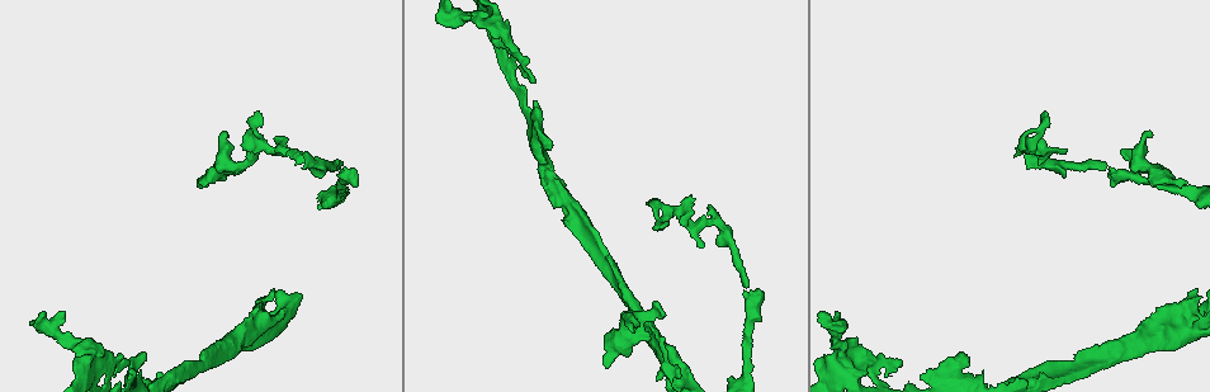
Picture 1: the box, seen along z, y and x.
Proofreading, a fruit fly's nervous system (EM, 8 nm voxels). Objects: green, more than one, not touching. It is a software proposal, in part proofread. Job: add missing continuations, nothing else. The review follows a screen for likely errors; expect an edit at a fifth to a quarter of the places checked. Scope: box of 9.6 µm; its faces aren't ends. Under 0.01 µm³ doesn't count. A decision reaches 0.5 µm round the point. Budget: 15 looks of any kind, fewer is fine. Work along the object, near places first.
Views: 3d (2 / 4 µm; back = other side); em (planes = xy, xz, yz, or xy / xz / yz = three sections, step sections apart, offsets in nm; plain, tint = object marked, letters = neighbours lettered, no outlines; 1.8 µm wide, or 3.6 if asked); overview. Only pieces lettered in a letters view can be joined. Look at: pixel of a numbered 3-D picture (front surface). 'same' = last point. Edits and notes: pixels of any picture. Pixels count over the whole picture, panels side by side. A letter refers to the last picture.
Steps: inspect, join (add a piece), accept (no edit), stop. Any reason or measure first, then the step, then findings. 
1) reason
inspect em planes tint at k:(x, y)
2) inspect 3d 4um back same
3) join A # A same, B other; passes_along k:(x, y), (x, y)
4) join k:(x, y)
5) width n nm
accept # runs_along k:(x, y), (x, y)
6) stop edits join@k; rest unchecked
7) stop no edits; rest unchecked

sharp bend
inspect em 3.6um xy step 16 tint at 1:(840, 355)

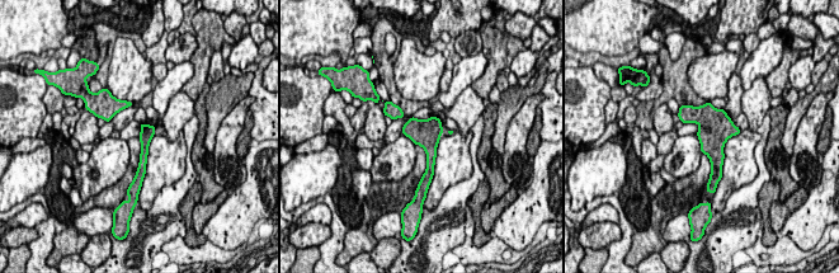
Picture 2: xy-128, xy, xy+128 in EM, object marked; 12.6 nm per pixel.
inspect em 3.6um planes letters same

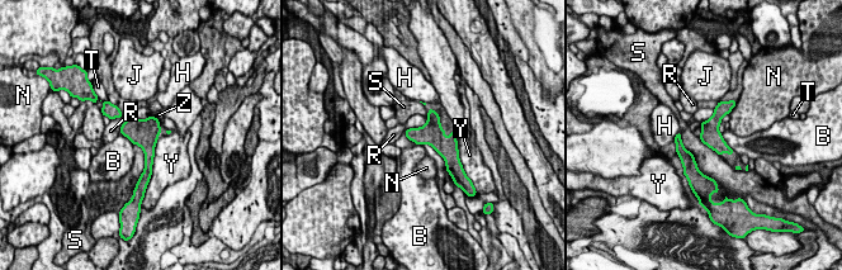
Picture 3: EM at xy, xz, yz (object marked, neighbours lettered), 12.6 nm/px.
width 260 nm
accept # B other, H other, J other, N other, R other, S other, T other, Y other, Z other; border 3:(680, 131), (682, 145), (706, 175); no lettered piece goes on from it

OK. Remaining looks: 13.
inspect em planes letters at 1:(127, 366)

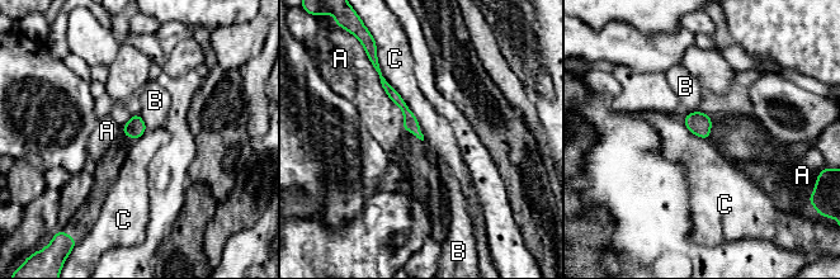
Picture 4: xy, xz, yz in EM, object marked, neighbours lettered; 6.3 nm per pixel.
width 100 nm
accept # A other, B other, C other; border 4:(377, 61), (424, 140); none of them fits

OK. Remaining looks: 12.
an open end
inspect em planes letters at 1:(680, 375)

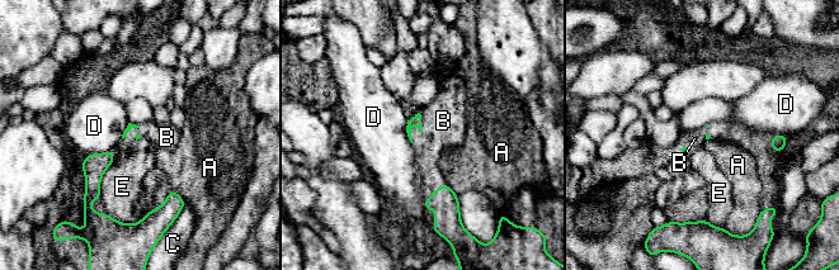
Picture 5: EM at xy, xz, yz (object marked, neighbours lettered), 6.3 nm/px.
join 5:(443, 121) # A other, B same, C other, D other, E other; passes_along 5:(416, 118), (420, 123), (443, 121); the neuron continues

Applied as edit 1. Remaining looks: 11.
inspect overview

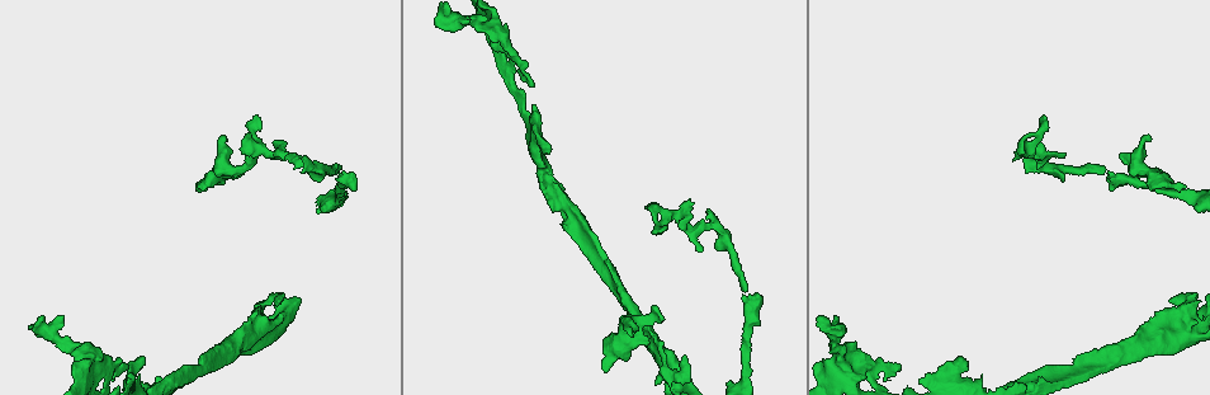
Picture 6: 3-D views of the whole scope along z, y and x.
sudden change in width
inspect em xz step 16 tint at 6:(341, 194)

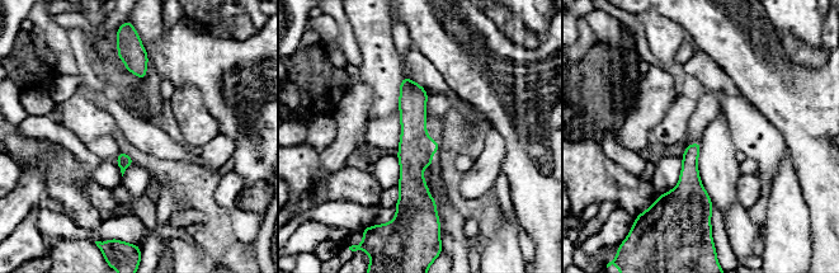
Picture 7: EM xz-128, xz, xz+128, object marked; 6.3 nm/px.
cut it another way
inspect em planes letters same

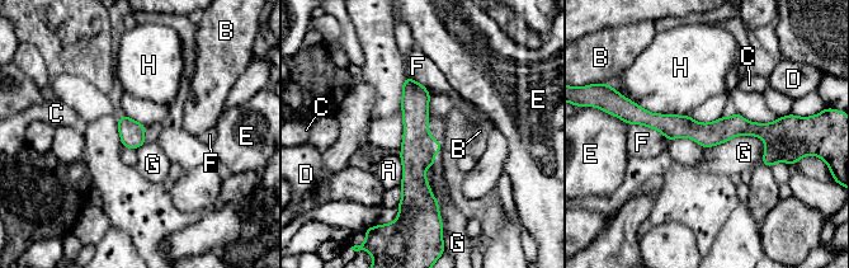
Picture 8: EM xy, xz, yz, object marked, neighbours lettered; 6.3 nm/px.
width 160 nm
accept # A other, B other, C other, D other, E other, F other, G other, H other; border 8:(765, 142), (737, 135), (704, 149); none of them fits

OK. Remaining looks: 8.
branch stops here
inspect em xz step 8 letters at 6:(1107, 171)

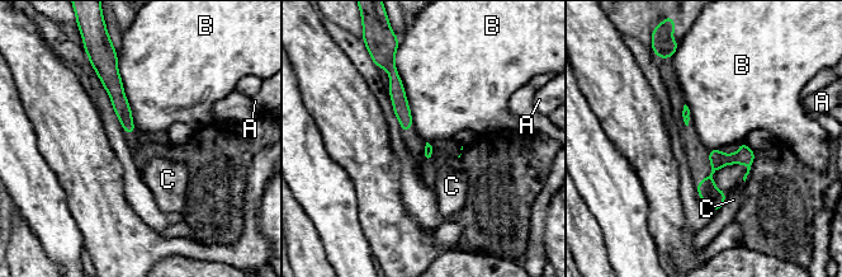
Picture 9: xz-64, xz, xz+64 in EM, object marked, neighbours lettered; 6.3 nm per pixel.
inspect em planes letters same

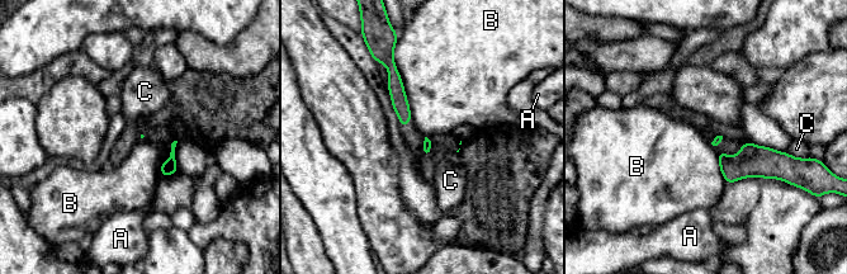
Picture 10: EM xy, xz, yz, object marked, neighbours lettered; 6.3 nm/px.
longest_contact B 420 nm
accept # A other, B other, C other; border 10:(392, 55), (411, 117); no lettered piece goes on from it

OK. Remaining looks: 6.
free end
inspect em planes plain at 6:(692, 202)

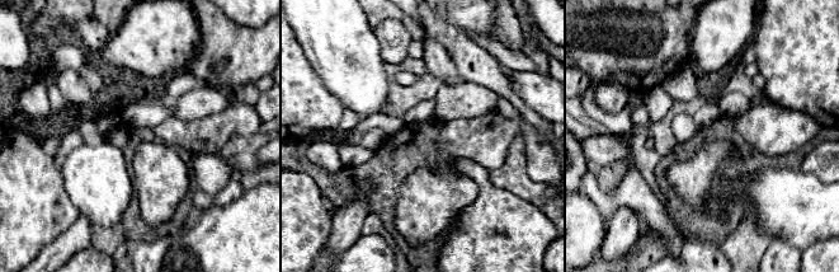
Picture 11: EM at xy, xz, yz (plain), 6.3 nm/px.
inspect em planes tint same

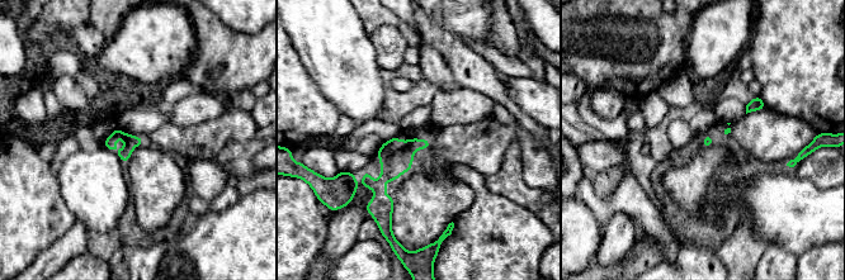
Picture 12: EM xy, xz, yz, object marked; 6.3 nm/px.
inspect em planes letters same

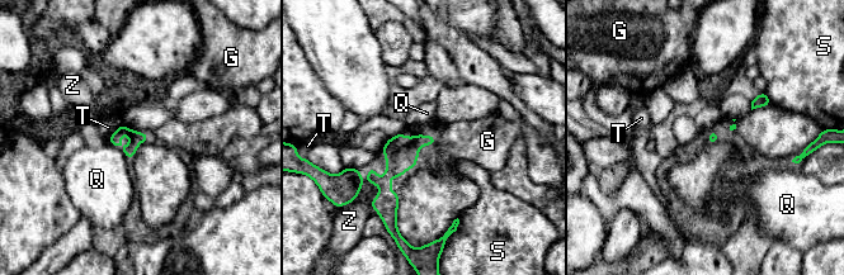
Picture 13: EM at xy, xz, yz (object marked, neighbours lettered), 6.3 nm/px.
accept # G other, Q other, S other, T other, Z other; no lettered piece goes on from it

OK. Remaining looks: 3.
stop edits join@5; rest unchecked

